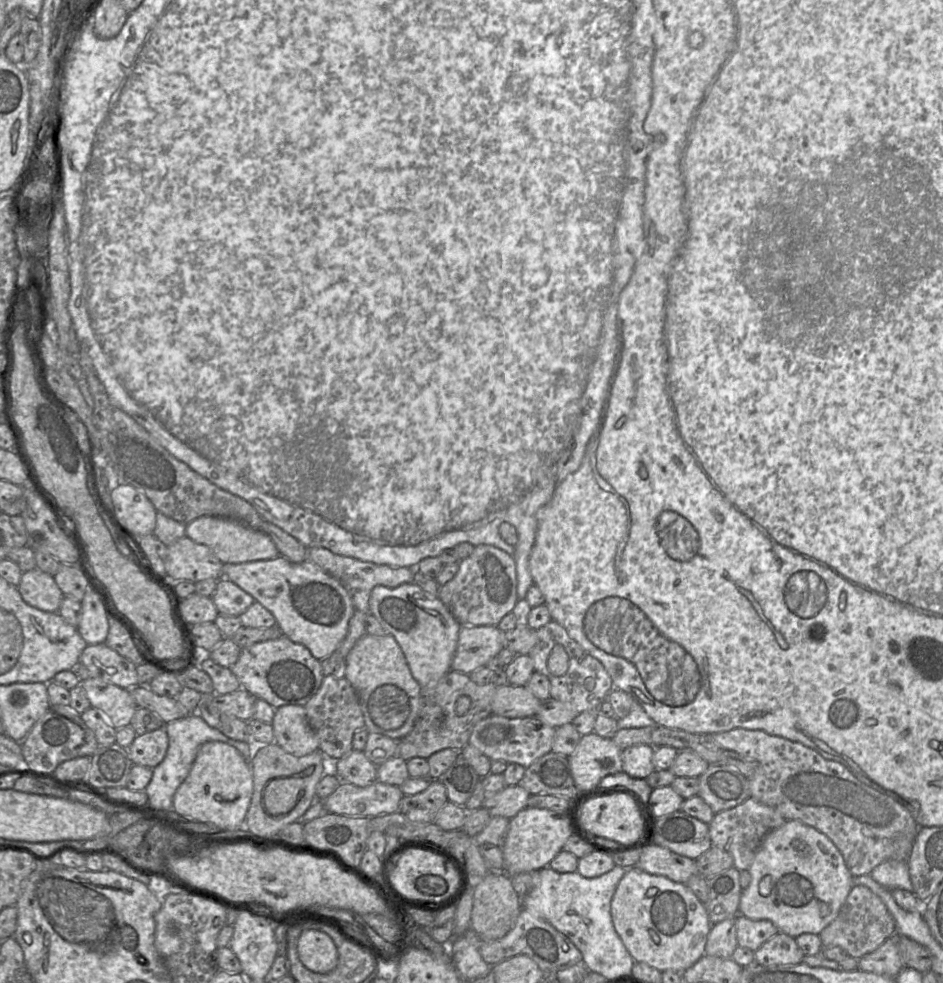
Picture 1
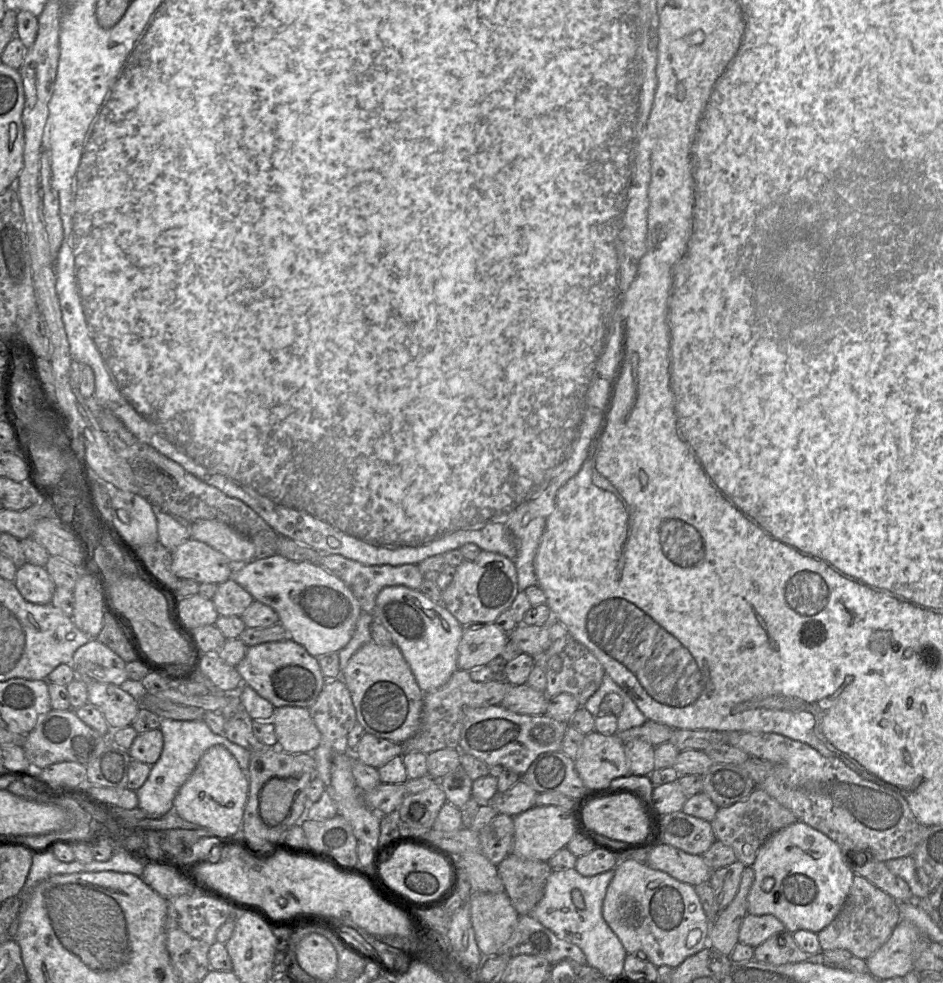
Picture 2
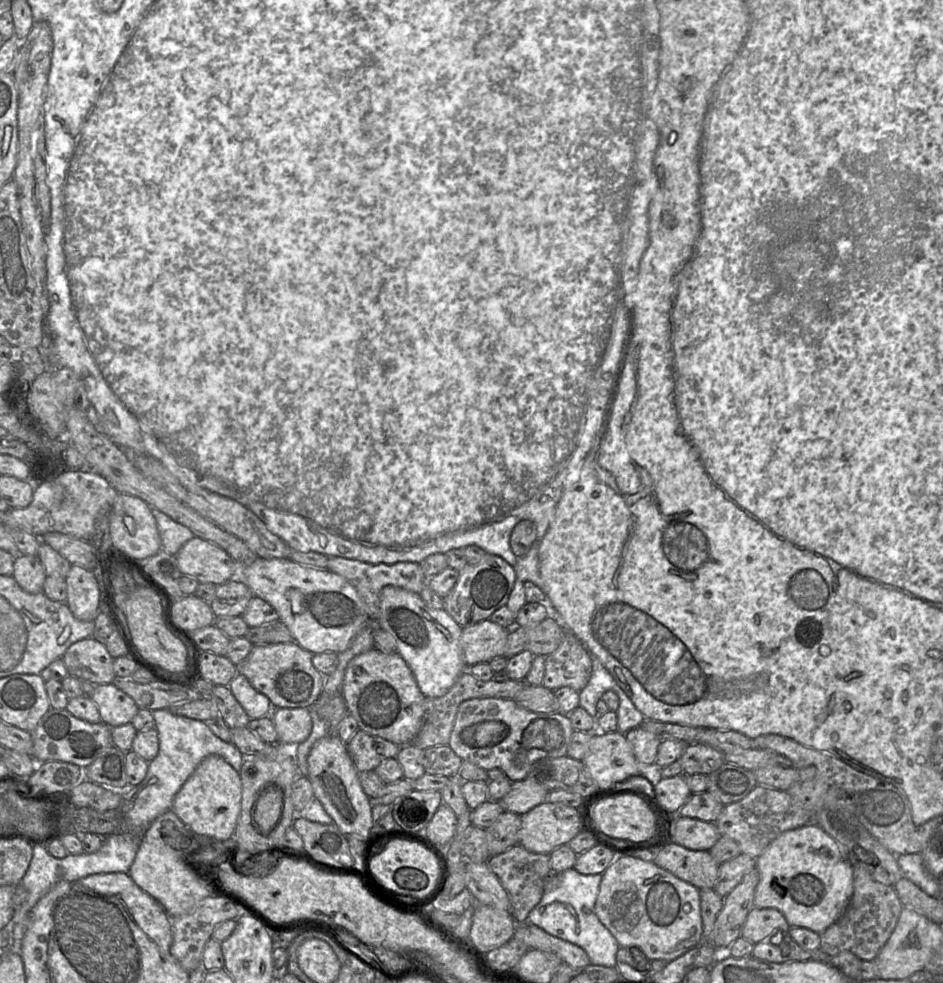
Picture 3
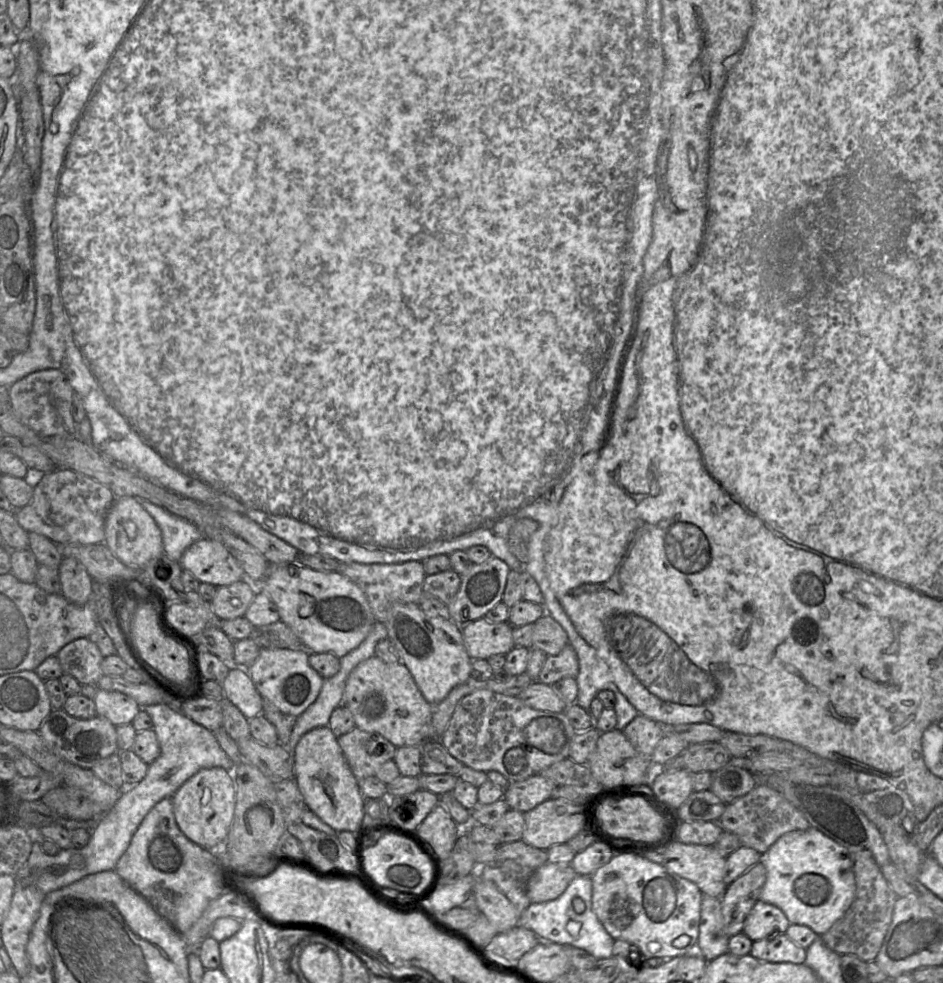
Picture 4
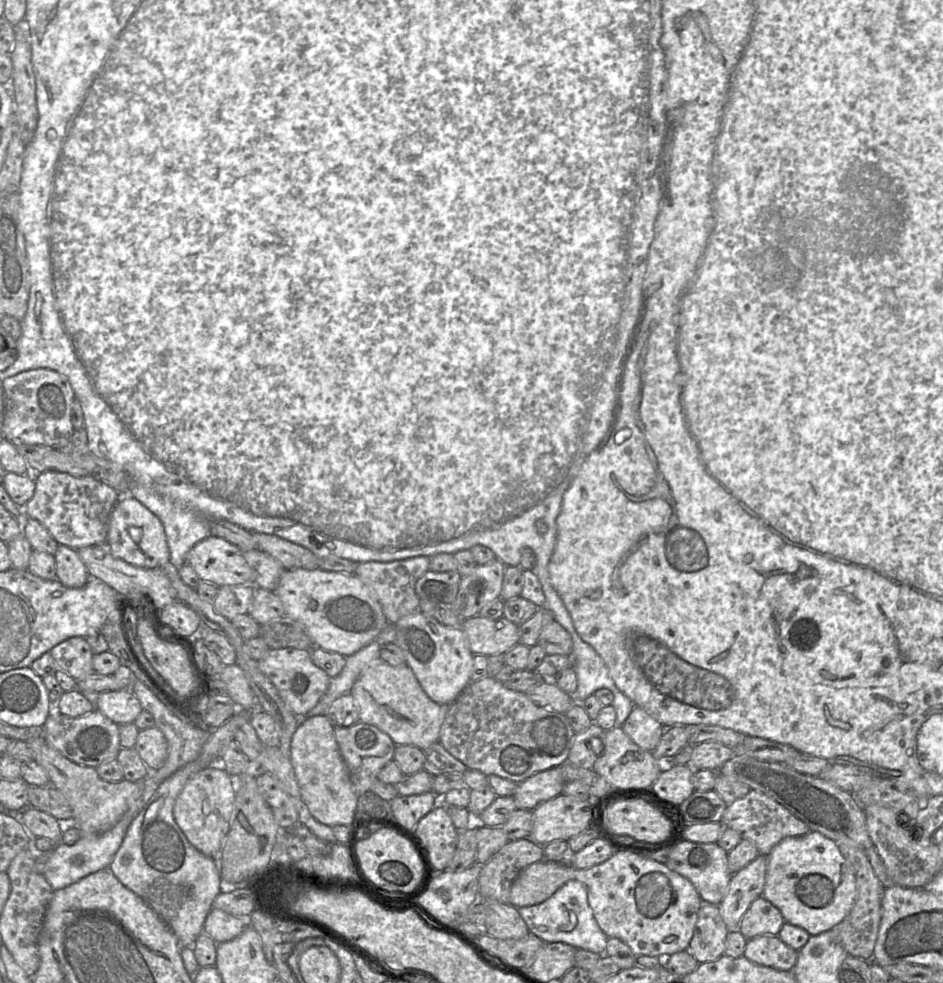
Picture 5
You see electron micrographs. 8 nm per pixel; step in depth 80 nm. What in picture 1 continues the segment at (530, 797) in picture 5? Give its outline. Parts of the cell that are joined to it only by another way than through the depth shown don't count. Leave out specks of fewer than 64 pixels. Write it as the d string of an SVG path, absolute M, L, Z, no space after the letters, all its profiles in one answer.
M520 785L505 786L495 794L486 794L482 807L491 817L502 816L511 819L528 806L530 794Z

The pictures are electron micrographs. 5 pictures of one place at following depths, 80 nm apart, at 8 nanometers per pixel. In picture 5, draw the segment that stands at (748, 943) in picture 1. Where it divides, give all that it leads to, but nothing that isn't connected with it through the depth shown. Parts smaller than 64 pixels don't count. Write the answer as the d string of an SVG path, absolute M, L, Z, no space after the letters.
M759 896L747 909L737 929L748 940L759 935L778 935L784 923L781 911L763 896Z

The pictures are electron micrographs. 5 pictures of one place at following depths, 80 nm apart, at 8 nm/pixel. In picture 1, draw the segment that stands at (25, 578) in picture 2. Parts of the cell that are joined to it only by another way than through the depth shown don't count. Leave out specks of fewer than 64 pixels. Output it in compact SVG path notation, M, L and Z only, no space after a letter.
M38 568L23 572L17 588L27 604L46 612L58 612L64 598L53 576Z

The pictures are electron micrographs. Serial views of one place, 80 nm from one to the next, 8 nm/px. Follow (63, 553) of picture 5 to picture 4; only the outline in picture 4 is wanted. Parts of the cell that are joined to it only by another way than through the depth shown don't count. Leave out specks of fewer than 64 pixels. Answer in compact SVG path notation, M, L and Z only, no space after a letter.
M63 557L58 571L62 595L69 602L83 605L92 598L93 579L77 559Z

